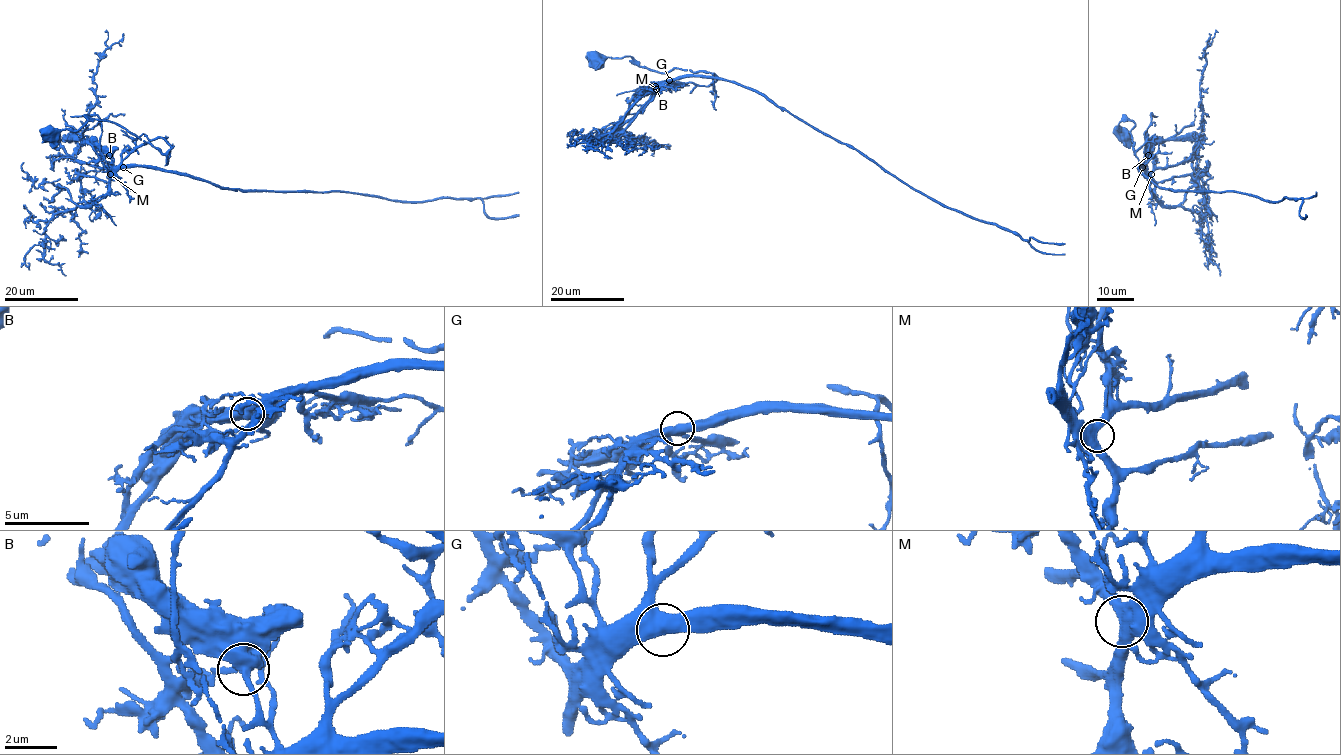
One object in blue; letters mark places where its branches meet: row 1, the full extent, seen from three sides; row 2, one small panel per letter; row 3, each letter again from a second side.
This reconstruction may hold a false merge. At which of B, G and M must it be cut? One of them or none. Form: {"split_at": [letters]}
{"split_at": ["B"]}

